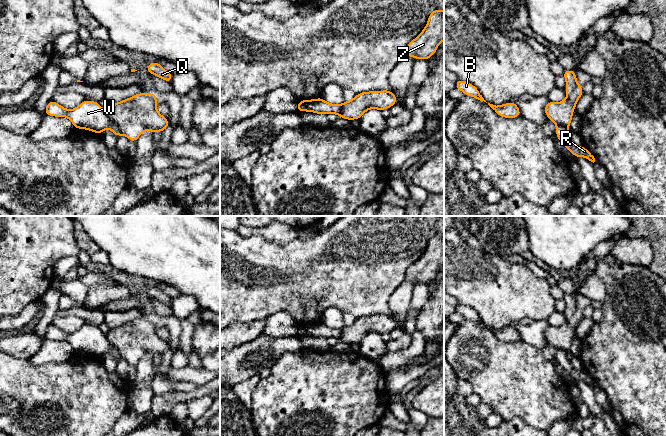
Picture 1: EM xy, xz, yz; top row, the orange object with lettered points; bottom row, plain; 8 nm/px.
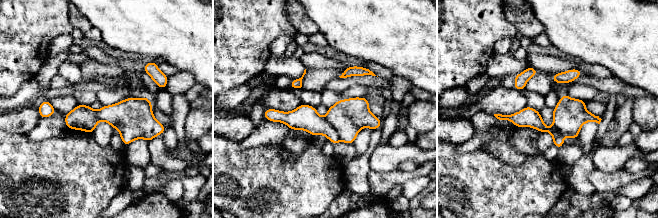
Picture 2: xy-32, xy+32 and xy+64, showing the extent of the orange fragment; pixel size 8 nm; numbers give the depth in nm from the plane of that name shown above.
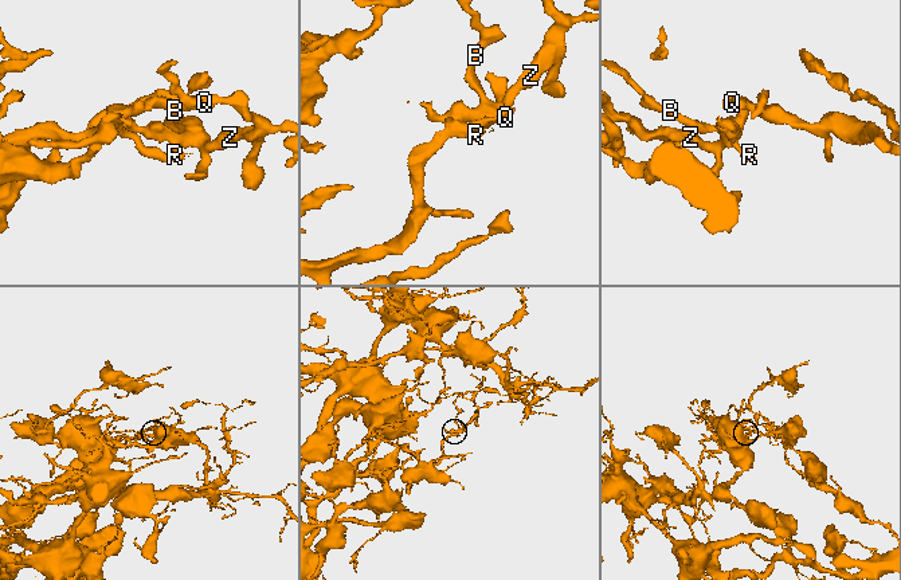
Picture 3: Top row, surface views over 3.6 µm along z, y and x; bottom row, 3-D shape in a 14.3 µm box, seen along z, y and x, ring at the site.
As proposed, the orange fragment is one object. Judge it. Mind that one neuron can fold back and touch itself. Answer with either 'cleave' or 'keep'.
cleave

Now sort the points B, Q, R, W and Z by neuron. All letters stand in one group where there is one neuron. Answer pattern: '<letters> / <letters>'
B Q Z / R W

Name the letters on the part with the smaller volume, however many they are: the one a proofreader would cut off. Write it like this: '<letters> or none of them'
R, W

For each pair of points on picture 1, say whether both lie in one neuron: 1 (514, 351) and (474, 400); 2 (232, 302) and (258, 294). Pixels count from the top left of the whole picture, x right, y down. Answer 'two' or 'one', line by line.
1: two
2: one

